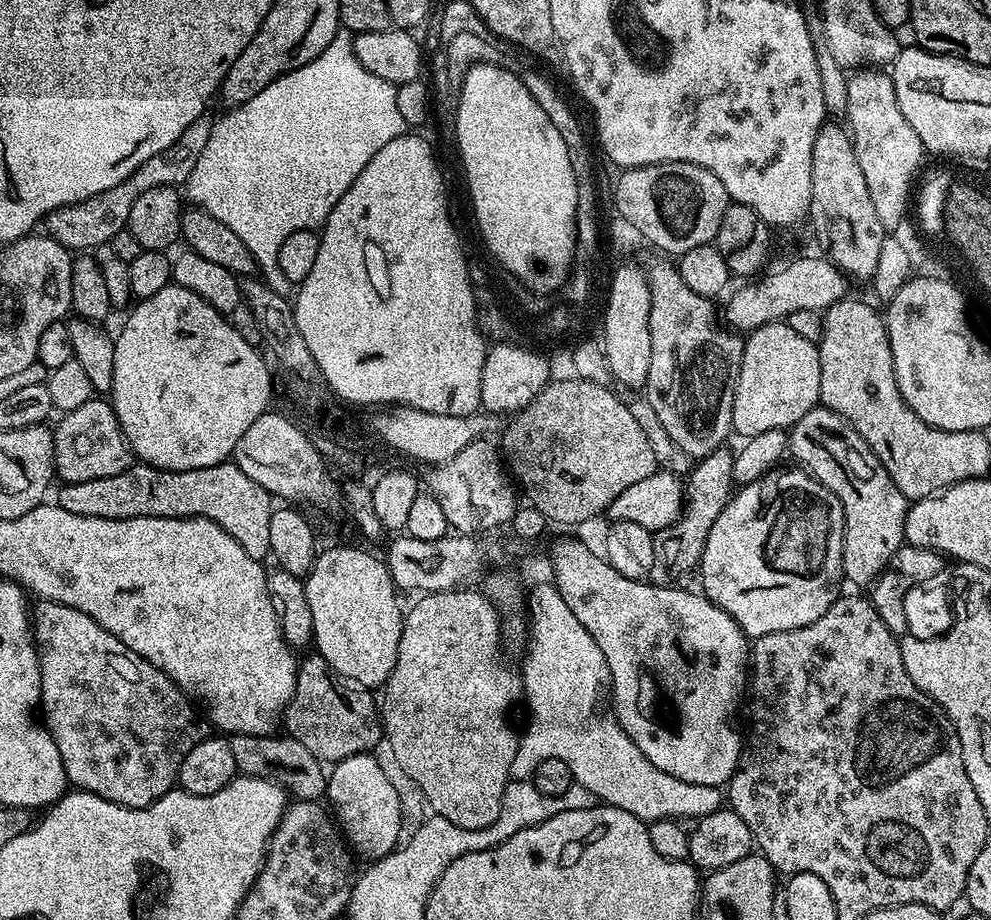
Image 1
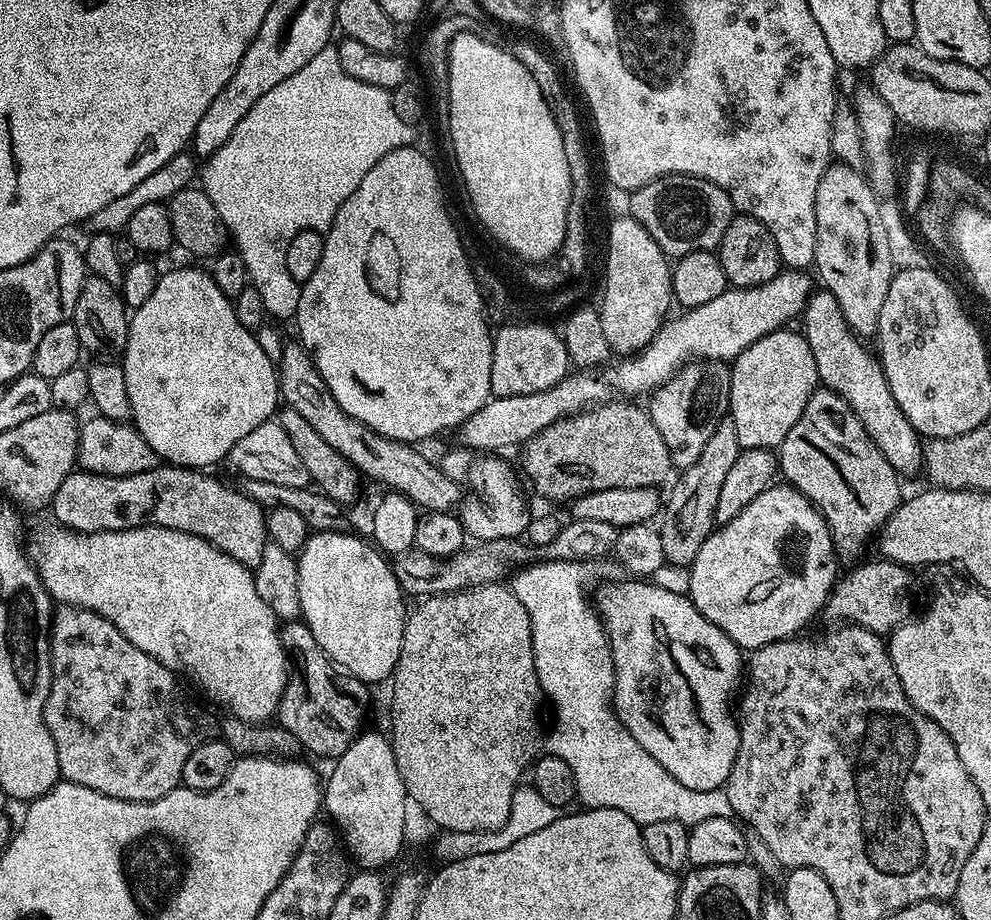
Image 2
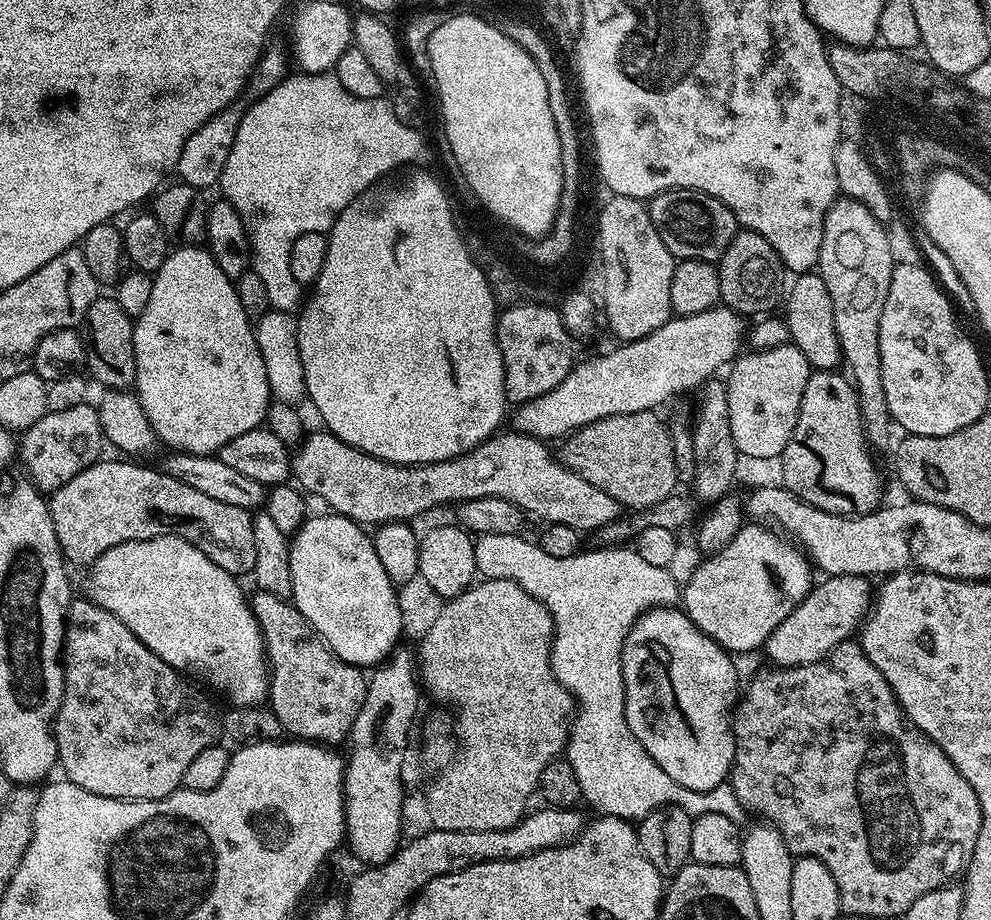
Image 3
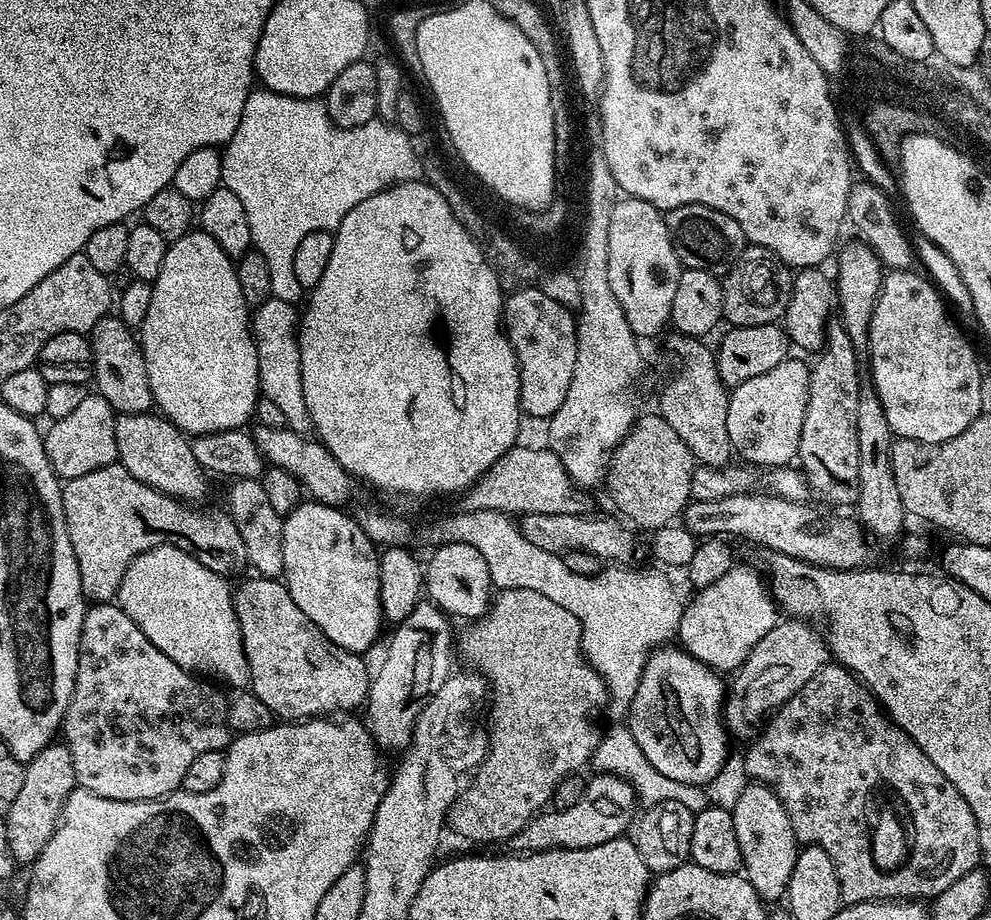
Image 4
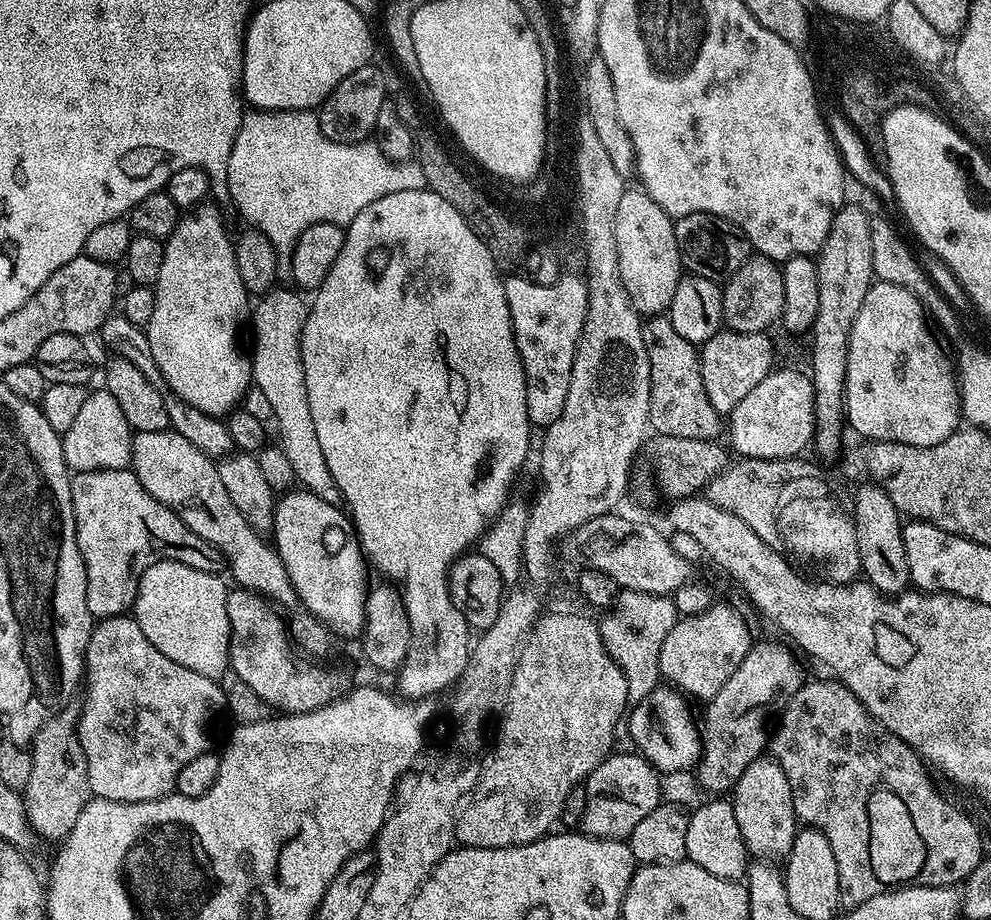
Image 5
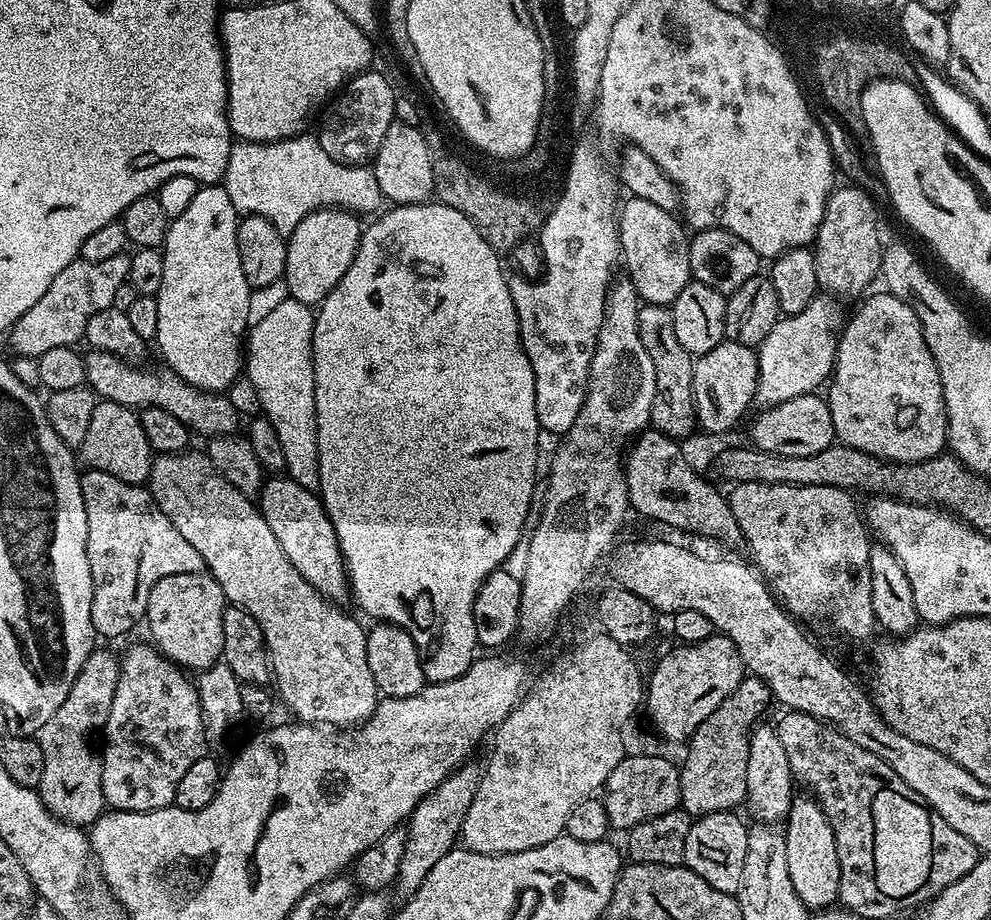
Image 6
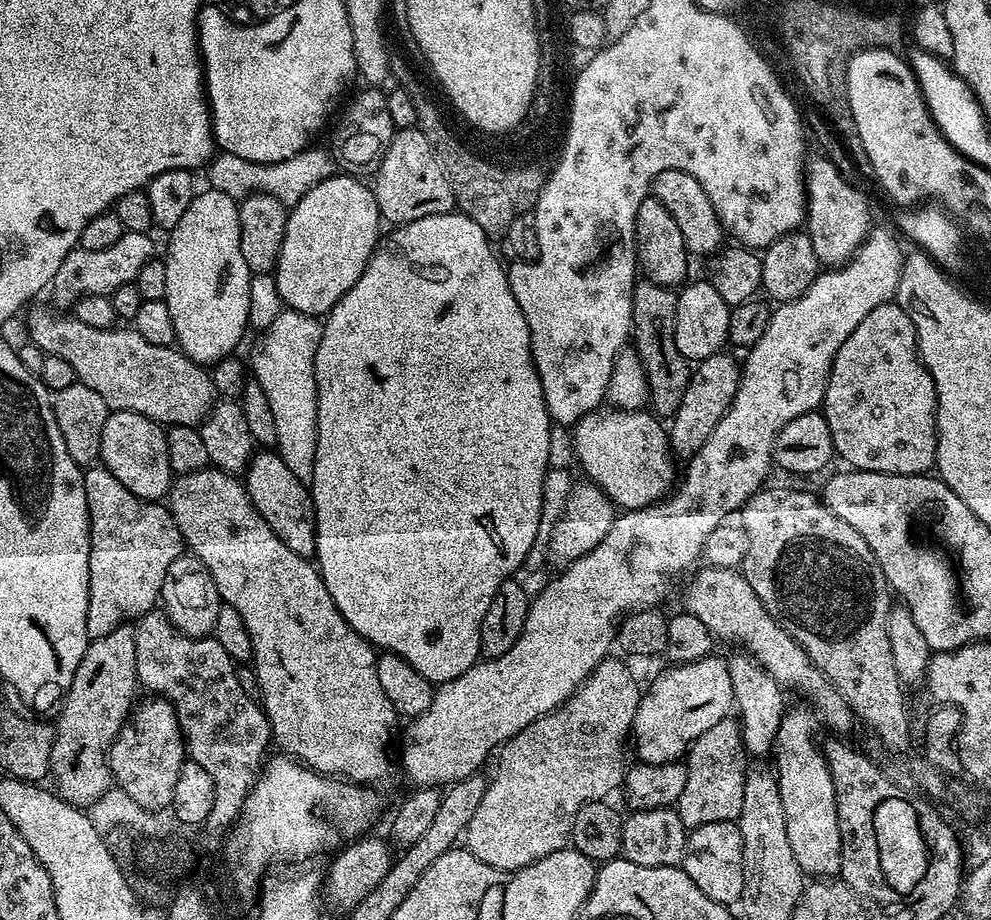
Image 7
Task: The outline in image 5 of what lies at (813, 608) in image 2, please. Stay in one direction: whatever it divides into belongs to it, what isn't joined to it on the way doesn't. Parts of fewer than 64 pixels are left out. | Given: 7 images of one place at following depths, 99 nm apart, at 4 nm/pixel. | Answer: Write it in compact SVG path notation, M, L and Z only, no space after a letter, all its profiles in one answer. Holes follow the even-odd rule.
M716 602L695 616L677 619L670 634L666 634L666 642L662 642L660 674L681 693L707 702L722 690L722 686L726 686L753 646L754 640L748 633L747 624L732 609Z

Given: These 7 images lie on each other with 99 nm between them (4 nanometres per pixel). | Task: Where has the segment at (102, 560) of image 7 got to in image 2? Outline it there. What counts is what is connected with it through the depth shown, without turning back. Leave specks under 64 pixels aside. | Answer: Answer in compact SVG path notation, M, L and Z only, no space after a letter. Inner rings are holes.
M161 466L129 476L103 476L73 470L58 486L50 505L57 525L76 532L117 532L153 524L155 528L182 530L201 536L234 562L254 570L262 562L262 550L270 543L265 509L239 487L223 484L195 468Z

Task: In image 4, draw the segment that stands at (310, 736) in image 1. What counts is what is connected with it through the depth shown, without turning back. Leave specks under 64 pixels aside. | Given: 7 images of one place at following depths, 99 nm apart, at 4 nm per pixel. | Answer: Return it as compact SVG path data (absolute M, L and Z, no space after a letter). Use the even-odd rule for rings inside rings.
M253 575L252 580L248 580L239 589L235 589L232 605L236 611L238 618L238 626L240 627L240 637L242 638L242 646L244 653L248 659L248 684L251 692L262 702L266 702L266 706L271 710L273 717L279 718L284 722L299 722L302 720L310 720L313 718L328 718L332 712L348 712L351 708L359 709L361 705L367 701L368 686L370 683L370 668L368 672L368 664L364 661L365 657L358 652L351 652L342 646L338 646L334 642L330 642L330 638L326 638L326 634L322 634L322 630L314 622L310 622L310 618L306 618L306 614L302 614L302 610L298 610L298 602L294 602L294 598L290 598L290 590L283 579L273 578L271 576Z

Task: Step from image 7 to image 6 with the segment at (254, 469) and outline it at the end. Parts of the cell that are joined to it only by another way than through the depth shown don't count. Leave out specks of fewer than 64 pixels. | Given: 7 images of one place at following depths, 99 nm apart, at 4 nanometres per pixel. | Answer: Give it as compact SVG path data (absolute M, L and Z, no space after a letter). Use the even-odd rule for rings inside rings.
M268 478L260 489L258 507L270 530L274 530L278 546L282 546L286 558L294 562L294 570L298 570L298 574L302 574L302 578L313 584L326 599L343 601L343 596L347 597L350 592L348 572L344 569L344 555L336 531L319 495L290 478Z

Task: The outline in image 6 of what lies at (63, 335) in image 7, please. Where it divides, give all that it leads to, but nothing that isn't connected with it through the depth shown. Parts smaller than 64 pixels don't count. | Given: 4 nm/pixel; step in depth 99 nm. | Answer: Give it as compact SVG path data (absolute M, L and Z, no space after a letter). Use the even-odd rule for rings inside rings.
M95 350L89 351L84 356L84 365L87 387L91 388L97 397L129 406L140 404L139 406L161 408L174 414L178 422L188 427L189 433L196 435L197 432L198 435L204 436L203 438L230 436L239 429L236 427L242 420L241 413L236 411L236 407L226 394L202 392L171 371L151 372L148 368L142 368L144 366L128 363L110 352Z

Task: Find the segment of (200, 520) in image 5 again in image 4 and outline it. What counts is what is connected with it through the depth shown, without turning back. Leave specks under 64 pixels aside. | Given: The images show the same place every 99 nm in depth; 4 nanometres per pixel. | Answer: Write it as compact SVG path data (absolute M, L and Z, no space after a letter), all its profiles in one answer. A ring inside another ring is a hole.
M155 411L119 413L114 426L114 442L118 463L130 470L138 482L185 502L200 502L196 500L207 494L209 477L198 466L198 458L194 458L189 437L164 419L163 415Z

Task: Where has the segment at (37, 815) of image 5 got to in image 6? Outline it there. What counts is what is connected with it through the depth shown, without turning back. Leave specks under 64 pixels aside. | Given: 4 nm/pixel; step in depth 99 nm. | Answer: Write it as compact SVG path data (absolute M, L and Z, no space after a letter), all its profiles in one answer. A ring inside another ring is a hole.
M94 650L86 658L78 678L74 678L70 694L56 705L46 726L39 730L44 765L38 791L44 807L68 824L91 826L106 811L100 773L102 760L97 749L96 752L92 749L92 731L103 729L108 720L119 677L117 653Z

